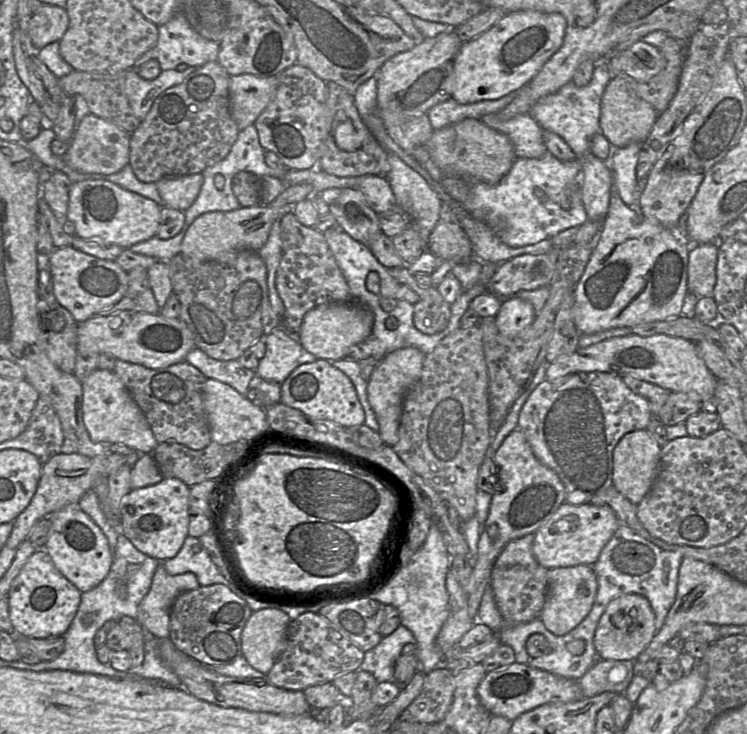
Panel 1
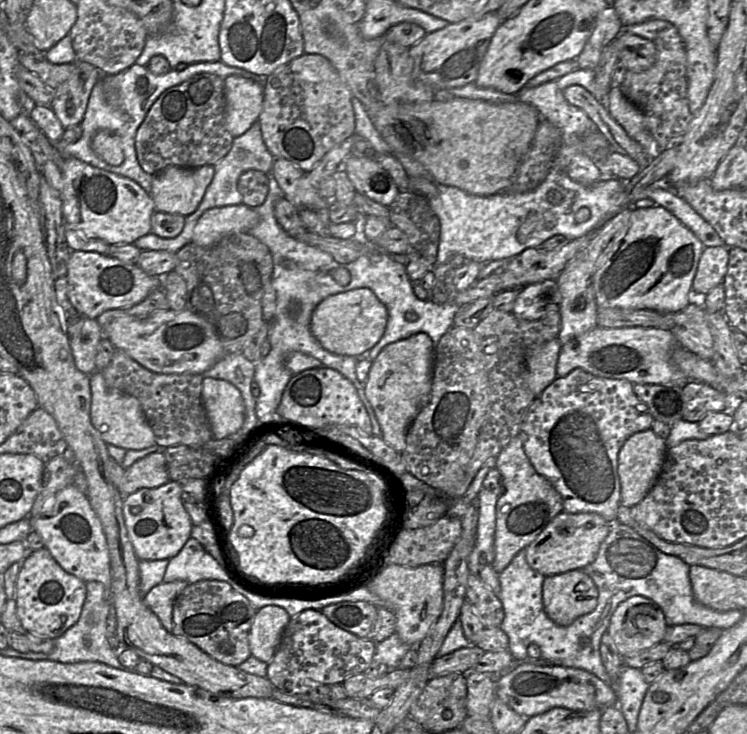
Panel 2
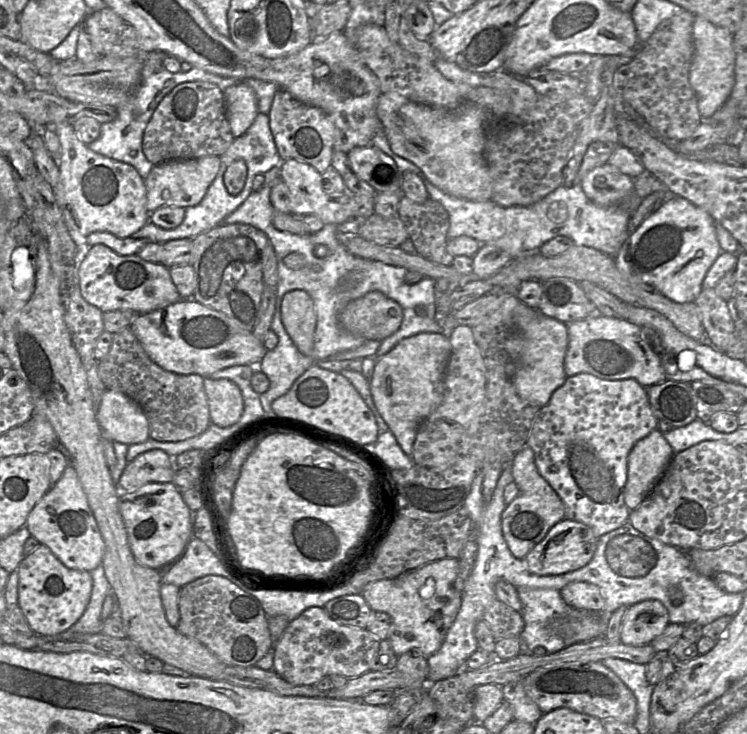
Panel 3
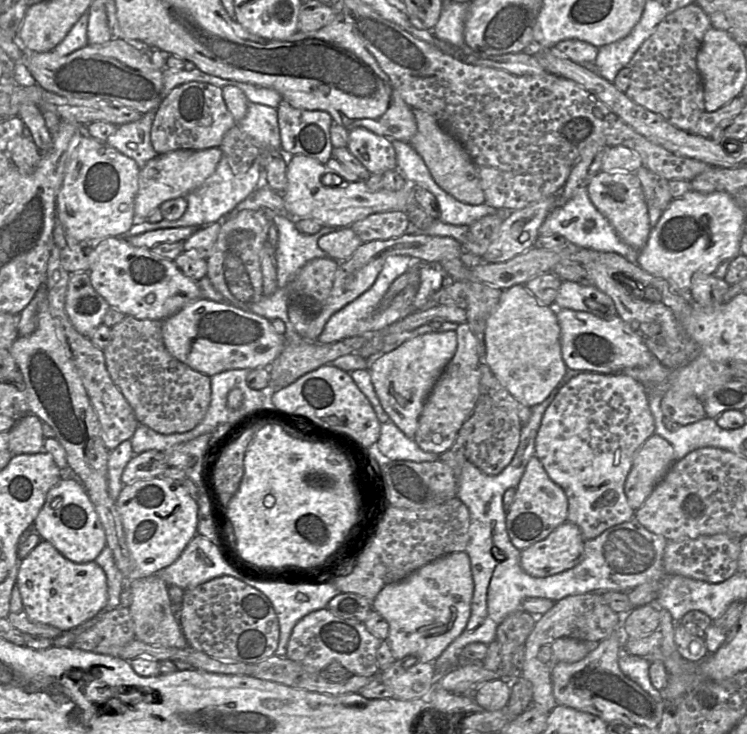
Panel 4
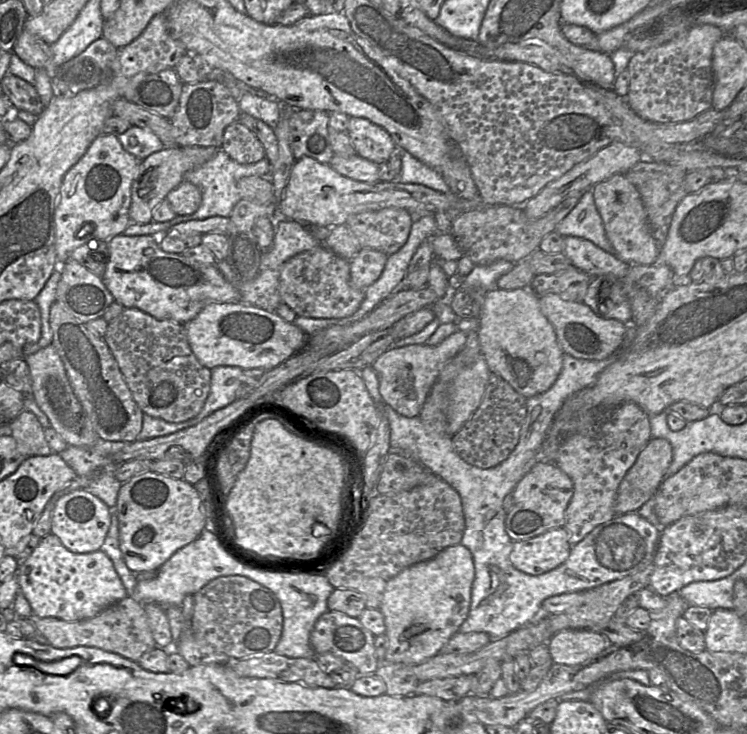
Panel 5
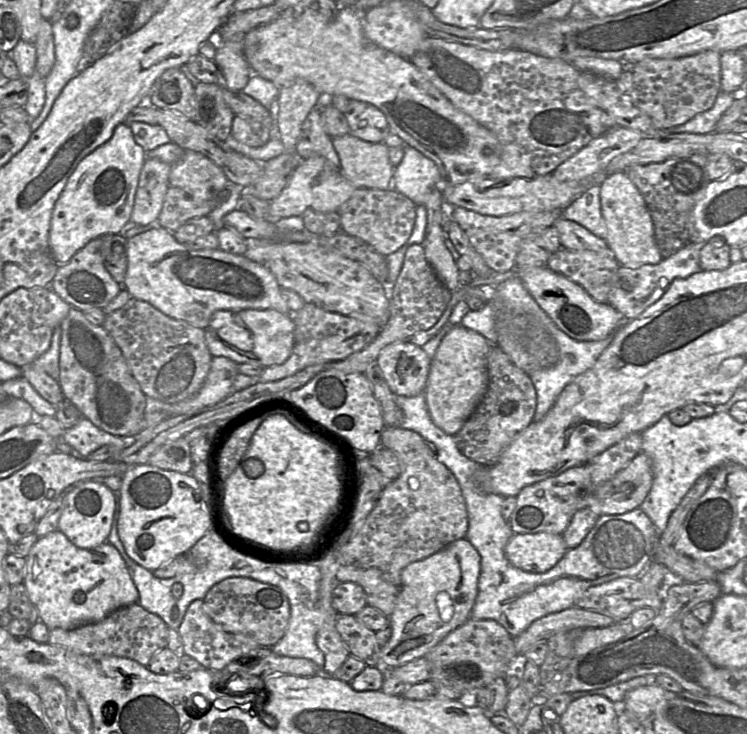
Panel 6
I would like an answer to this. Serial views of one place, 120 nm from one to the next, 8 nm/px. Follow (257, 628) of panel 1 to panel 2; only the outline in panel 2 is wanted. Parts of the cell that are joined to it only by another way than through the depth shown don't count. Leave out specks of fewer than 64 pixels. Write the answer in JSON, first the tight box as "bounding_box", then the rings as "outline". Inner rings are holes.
{"bounding_box":[248,605,290,663],"outline":[[[269,605],[257,610],[248,637],[251,655],[269,663],[290,620],[289,614],[278,606]]]}

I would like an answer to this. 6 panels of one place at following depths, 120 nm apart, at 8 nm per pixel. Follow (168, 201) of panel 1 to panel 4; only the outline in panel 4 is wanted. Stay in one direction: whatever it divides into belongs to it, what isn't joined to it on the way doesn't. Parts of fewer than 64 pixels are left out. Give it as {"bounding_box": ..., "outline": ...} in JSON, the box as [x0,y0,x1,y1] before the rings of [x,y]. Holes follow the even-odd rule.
{"bounding_box":[134,147,222,220],"outline":[[[220,147],[203,150],[180,149],[157,155],[148,161],[139,173],[138,191],[134,200],[136,220],[146,220],[165,201],[186,197],[201,186],[215,172],[222,155]]]}

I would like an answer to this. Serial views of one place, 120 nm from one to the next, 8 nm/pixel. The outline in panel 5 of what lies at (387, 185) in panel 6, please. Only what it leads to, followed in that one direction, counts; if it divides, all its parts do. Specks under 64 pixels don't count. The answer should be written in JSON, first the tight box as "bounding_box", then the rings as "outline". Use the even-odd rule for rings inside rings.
{"bounding_box":[329,153,381,183],"outline":[[[334,153],[329,165],[339,174],[353,180],[366,183],[381,182],[379,165],[357,154],[346,158]]]}

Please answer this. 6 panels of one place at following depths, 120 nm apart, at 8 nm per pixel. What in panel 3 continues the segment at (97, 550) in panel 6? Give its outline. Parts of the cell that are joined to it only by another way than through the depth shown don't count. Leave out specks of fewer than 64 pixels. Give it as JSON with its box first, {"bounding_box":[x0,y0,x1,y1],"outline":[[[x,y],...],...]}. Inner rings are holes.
{"bounding_box":[18,544,93,636],"outline":[[[43,544],[23,558],[18,575],[18,606],[38,636],[52,636],[68,630],[89,604],[93,586],[91,573],[66,567]]]}

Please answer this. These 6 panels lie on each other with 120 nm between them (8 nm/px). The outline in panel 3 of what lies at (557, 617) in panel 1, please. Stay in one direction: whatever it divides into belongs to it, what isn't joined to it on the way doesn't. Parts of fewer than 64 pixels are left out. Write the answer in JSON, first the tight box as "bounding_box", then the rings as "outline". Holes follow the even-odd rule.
{"bounding_box":[560,582,605,611],"outline":[[[571,582],[560,590],[560,594],[564,601],[575,609],[602,611],[605,606],[601,590],[592,583]]]}

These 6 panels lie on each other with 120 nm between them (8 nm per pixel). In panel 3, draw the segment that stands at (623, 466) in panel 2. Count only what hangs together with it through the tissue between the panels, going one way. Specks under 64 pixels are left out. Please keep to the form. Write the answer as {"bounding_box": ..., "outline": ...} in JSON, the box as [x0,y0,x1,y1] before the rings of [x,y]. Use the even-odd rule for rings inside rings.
{"bounding_box":[624,429,675,511],"outline":[[[654,429],[638,440],[628,456],[628,477],[624,500],[632,511],[661,479],[675,452],[663,433]]]}

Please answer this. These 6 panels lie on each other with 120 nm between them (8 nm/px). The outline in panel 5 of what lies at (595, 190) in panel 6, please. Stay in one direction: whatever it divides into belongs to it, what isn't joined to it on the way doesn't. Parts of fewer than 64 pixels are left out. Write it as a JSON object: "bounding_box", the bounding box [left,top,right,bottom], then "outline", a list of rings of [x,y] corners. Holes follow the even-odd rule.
{"bounding_box":[555,188,612,255],"outline":[[[592,188],[582,192],[574,208],[557,224],[555,231],[562,237],[576,236],[588,240],[612,255],[602,218],[594,203]]]}

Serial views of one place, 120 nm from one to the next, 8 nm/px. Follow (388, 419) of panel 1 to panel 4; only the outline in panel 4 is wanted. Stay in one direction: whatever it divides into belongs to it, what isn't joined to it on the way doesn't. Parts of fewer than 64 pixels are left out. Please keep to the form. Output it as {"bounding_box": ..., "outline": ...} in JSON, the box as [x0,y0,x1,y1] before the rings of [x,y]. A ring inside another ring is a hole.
{"bounding_box":[368,331,457,437],"outline":[[[455,331],[431,332],[409,339],[396,349],[379,355],[371,360],[368,369],[377,397],[389,416],[390,421],[392,421],[407,437],[415,437],[418,420],[424,403],[439,376],[453,358],[456,348],[457,334]]]}

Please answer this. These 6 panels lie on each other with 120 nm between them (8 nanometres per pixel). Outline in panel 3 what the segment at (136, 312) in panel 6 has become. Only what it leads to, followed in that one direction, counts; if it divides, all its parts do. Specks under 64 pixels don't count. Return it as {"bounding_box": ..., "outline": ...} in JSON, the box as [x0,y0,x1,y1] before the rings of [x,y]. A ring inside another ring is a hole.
{"bounding_box":[97,326,211,441],"outline":[[[129,326],[112,334],[110,350],[98,362],[97,372],[107,389],[121,392],[140,405],[148,420],[149,436],[156,441],[183,441],[203,433],[211,424],[205,377],[162,369],[149,358]]]}

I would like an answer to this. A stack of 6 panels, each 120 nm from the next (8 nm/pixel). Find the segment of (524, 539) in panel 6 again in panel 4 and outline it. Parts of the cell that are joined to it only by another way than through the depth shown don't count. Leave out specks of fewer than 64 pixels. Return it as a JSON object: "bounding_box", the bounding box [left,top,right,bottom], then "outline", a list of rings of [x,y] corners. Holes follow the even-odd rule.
{"bounding_box":[521,521,585,577],"outline":[[[566,521],[545,539],[521,551],[521,567],[534,577],[571,569],[583,559],[585,541],[580,528]]]}

